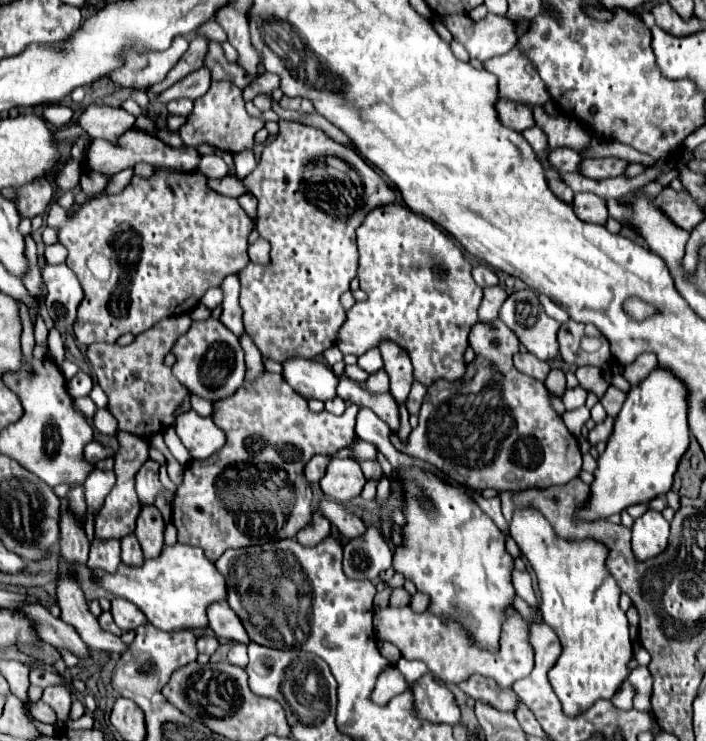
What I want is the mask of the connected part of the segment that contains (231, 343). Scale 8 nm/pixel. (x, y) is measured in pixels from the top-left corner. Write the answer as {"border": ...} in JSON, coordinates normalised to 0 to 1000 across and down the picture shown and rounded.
{"border":[[[309,429],[275,432],[269,445],[246,462],[244,478],[249,480],[249,491],[244,494],[244,502],[272,532],[306,543],[323,537],[343,521],[348,494],[346,494],[346,475],[340,459]]]}

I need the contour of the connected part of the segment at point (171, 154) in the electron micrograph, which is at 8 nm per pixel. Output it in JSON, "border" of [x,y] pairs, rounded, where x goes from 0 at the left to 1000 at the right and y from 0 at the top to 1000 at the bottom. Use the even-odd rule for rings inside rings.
{"border":[[[187,173],[187,175],[181,175],[178,181],[170,184],[167,197],[159,197],[150,189],[130,189],[119,221],[127,229],[142,229],[142,232],[159,238],[159,235],[167,235],[176,227],[190,227],[195,219],[210,219],[215,224],[235,224],[235,227],[246,227],[246,229],[278,229],[280,216],[283,216],[283,211],[275,200],[266,200],[266,197],[244,200],[244,197],[232,194],[229,189],[224,189],[221,184],[210,184],[207,178],[195,178],[193,173]]]}

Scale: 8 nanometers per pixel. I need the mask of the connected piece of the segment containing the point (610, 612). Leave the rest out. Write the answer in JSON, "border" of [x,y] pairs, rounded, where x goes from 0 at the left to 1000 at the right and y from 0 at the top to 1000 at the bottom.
{"border":[[[739,688],[728,691],[728,699],[722,704],[722,723],[731,729],[742,750],[751,756],[756,772],[762,775],[765,799],[768,799],[768,831],[771,837],[788,850],[796,869],[796,883],[776,907],[779,923],[788,934],[788,939],[796,947],[796,955],[805,966],[822,966],[830,961],[844,945],[864,945],[881,926],[881,920],[892,910],[892,891],[898,888],[895,869],[890,861],[890,837],[887,829],[875,821],[878,794],[873,791],[870,780],[856,767],[856,756],[861,742],[841,731],[841,729],[822,729],[822,731],[805,731],[785,721],[782,710],[773,704],[773,699],[759,688]]]}

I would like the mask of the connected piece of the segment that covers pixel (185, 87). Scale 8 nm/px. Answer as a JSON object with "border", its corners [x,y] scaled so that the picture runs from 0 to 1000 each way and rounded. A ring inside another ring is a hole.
{"border":[[[280,92],[280,94],[275,94],[269,103],[261,103],[252,113],[246,113],[246,116],[241,116],[238,121],[232,121],[229,124],[229,138],[235,140],[235,138],[241,138],[241,135],[246,135],[246,132],[269,132],[269,135],[275,135],[275,132],[280,132],[280,130],[286,130],[295,119],[297,119],[297,92]]]}

